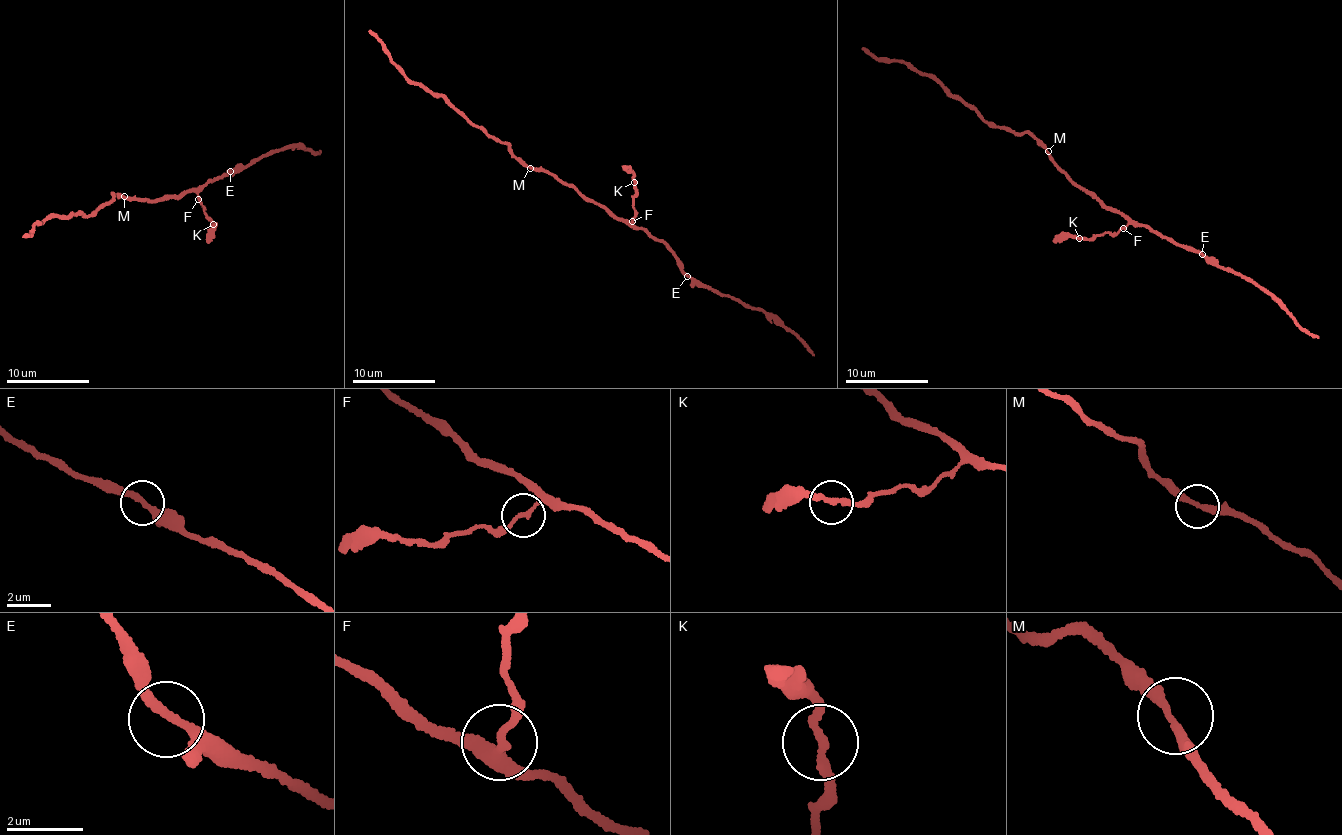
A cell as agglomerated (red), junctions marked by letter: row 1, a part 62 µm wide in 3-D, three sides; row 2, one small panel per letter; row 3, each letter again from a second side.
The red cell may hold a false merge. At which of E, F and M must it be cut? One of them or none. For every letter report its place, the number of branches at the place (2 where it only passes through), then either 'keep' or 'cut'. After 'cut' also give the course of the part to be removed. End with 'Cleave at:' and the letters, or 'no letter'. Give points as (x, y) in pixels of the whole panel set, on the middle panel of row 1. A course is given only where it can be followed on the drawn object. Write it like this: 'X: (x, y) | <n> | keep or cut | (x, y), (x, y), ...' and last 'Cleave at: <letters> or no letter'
E: (687, 276) | 2 | keep
F: (632, 221) | 2 | cut | (631, 220), (636, 191), (634, 174), (624, 167)
M: (530, 168) | 2 | keep
Cleave at: F

